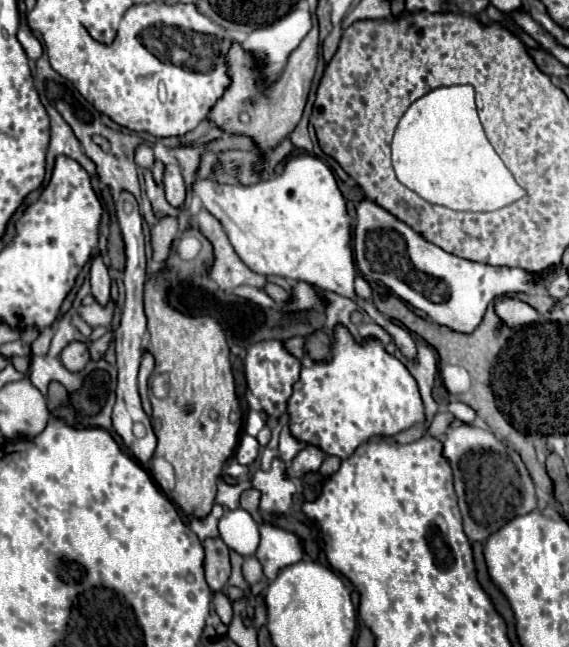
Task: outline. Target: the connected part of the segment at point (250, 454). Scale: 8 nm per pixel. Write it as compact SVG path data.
M245 434L245 436L241 438L241 442L239 442L239 446L237 446L235 460L237 460L239 464L245 464L245 466L249 466L249 464L253 464L253 462L257 460L257 456L259 456L259 450L261 450L259 442L257 442L253 436Z

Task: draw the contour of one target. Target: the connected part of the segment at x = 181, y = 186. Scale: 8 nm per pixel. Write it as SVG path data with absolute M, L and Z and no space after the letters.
M175 164L165 166L163 186L165 186L167 202L171 206L175 206L175 208L181 208L185 204L185 198L187 198L187 188L185 188L185 182L183 182L179 166L175 166Z

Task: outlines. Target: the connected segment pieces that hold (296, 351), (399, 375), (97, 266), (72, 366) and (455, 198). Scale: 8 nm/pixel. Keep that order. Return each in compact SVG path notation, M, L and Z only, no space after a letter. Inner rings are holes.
M295 336L295 338L285 340L285 346L287 346L287 350L289 350L293 356L297 356L301 362L305 362L305 364L311 362L311 358L309 358L307 352L305 352L305 338L303 338L303 336Z
M343 326L335 330L333 358L301 370L287 410L291 416L291 434L297 440L319 446L325 454L339 456L341 460L349 458L359 444L375 436L391 438L425 422L417 382L407 368L387 354L381 342L369 340L367 344L359 344Z
M97 254L93 264L91 264L91 294L93 298L101 304L101 306L107 306L107 302L111 300L111 278L107 274L107 266L103 262L103 258Z
M71 342L71 346L67 346L61 354L61 362L71 372L83 370L87 360L89 360L89 344L87 342Z
M469 84L435 88L421 96L417 102L413 102L399 120L391 150L392 164L399 182L431 204L451 206L453 210L461 212L491 212L501 210L511 202L517 202L525 194L525 190L517 184L511 170L505 166L505 162L491 146L477 114L475 88Z

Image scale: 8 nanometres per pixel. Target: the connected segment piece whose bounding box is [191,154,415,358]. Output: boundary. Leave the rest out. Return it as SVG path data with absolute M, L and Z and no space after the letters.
M297 154L293 156L283 174L275 176L271 180L263 180L253 186L229 186L229 184L217 184L213 180L201 180L197 178L191 184L191 190L195 196L201 198L203 206L223 224L235 252L239 258L253 270L265 276L283 276L291 280L305 280L313 286L319 286L321 290L335 292L341 296L347 296L359 304L363 312L371 316L375 324L379 324L395 342L395 346L403 352L403 356L413 358L415 356L415 340L409 330L393 324L389 318L385 318L371 302L357 298L353 280L355 280L355 264L353 264L353 250L351 250L351 224L345 208L345 198L341 196L333 172L313 154Z

